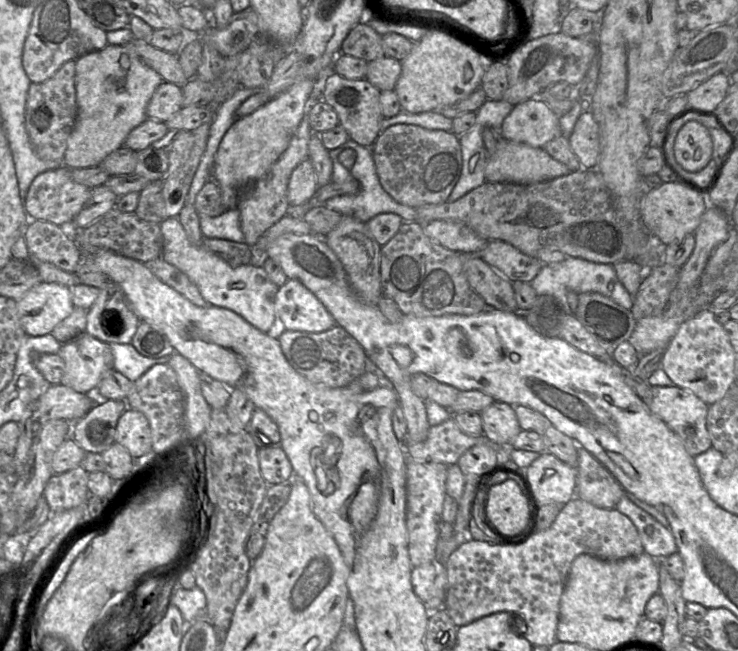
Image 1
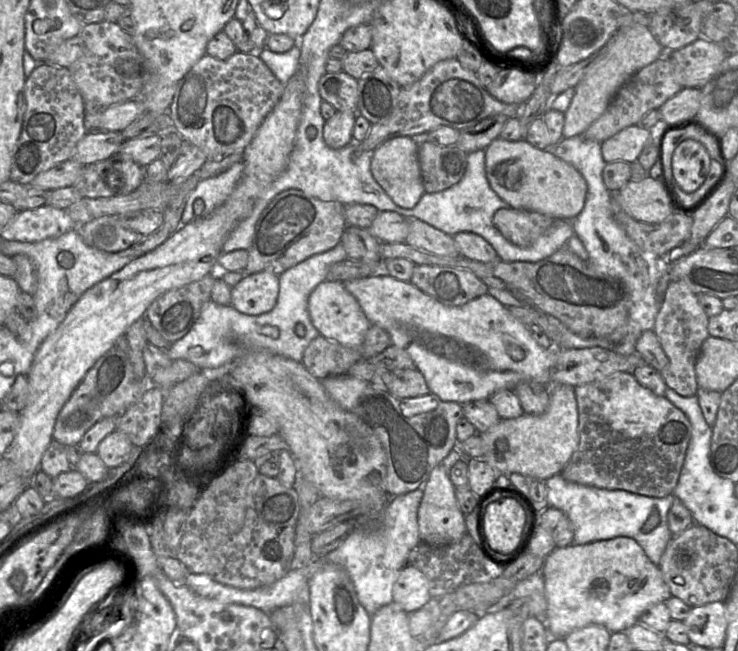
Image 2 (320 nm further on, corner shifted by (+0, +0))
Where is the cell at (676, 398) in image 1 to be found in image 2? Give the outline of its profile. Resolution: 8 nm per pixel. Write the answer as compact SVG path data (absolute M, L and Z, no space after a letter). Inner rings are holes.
M617 372L574 388L578 409L579 442L562 477L573 483L608 490L625 490L648 497L672 495L691 439L686 415L665 396L655 395L639 384L631 372Z

